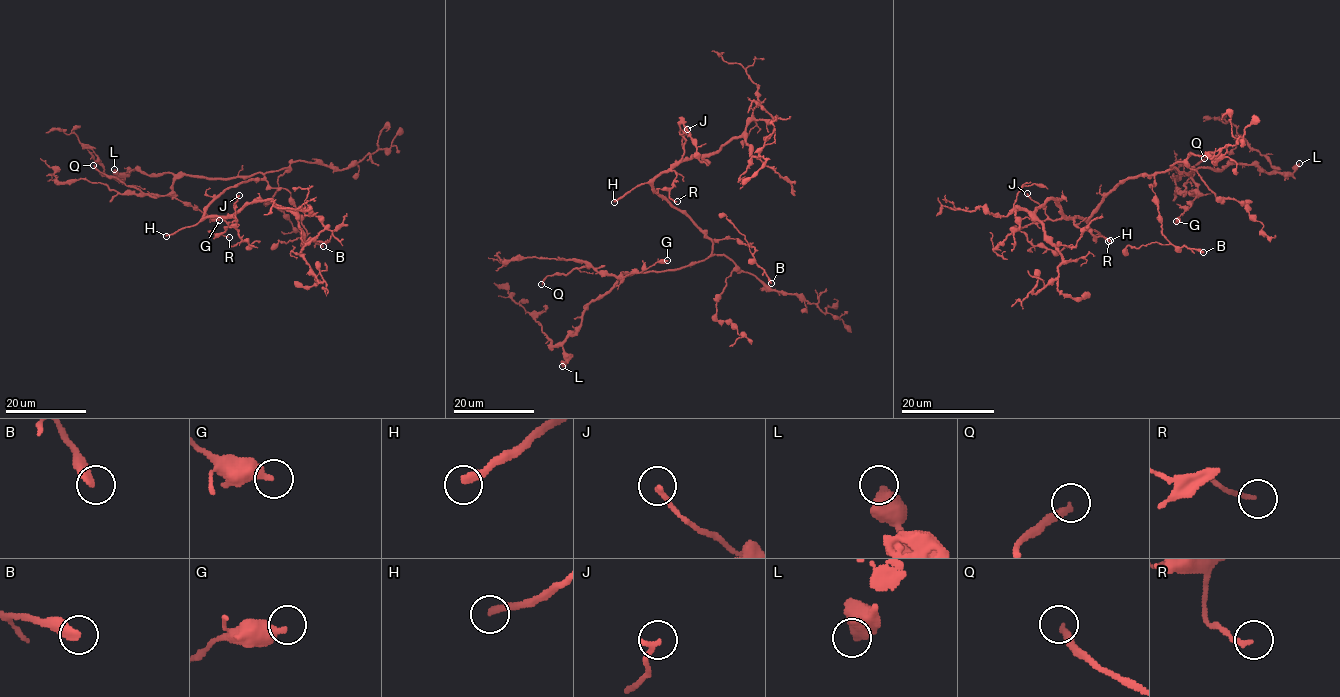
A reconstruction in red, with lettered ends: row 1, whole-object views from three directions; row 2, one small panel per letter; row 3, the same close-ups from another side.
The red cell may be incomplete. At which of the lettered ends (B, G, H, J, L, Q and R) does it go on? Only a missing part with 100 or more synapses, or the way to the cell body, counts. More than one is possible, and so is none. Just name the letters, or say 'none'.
H

